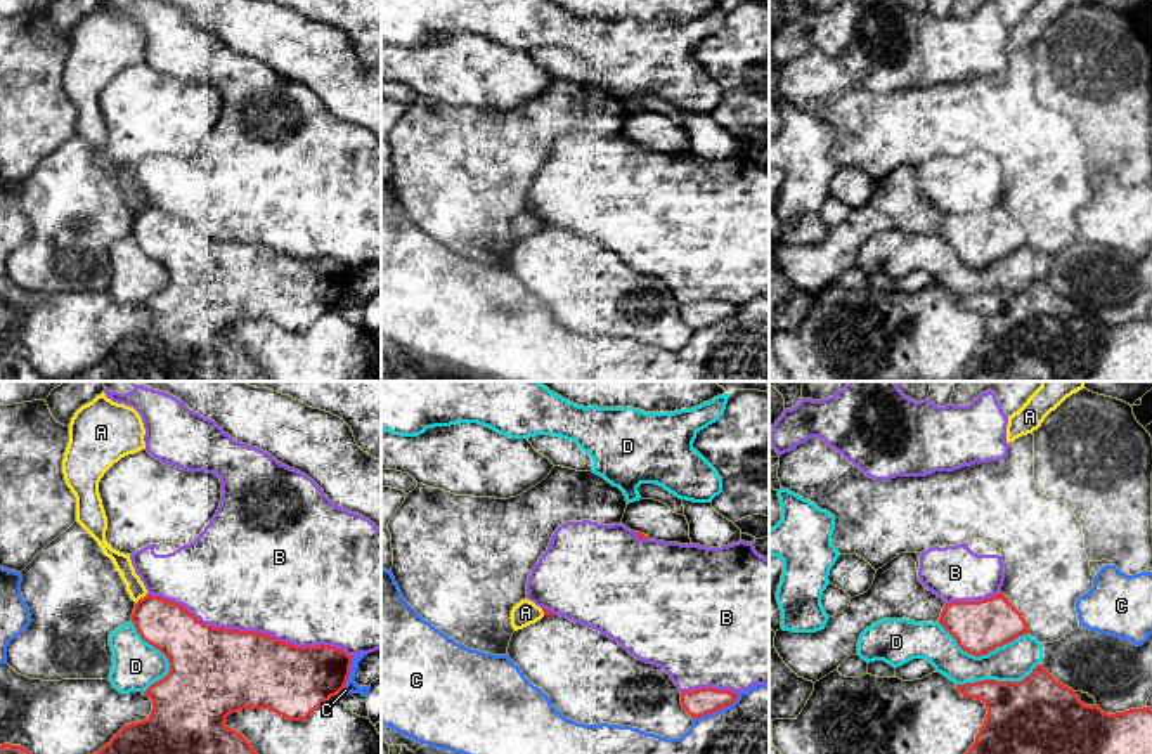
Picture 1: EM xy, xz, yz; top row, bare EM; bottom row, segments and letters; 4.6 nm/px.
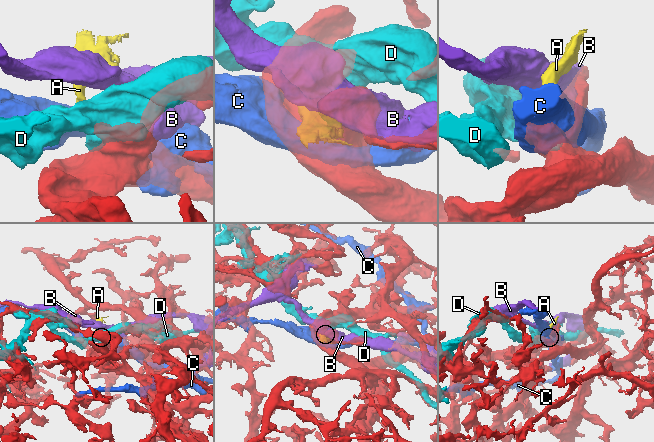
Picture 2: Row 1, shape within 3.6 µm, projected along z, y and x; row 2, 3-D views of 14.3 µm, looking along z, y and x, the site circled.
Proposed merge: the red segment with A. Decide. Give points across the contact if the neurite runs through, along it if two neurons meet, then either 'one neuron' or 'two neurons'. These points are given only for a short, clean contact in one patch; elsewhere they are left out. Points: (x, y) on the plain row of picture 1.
border xy (146, 205), (135, 215); two neurons

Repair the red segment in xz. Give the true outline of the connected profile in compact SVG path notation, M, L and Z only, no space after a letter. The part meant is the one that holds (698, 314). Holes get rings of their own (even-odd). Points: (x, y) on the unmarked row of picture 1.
M698 300L681 303L681 317L693 331L733 317L736 310L738 305L729 302Z

